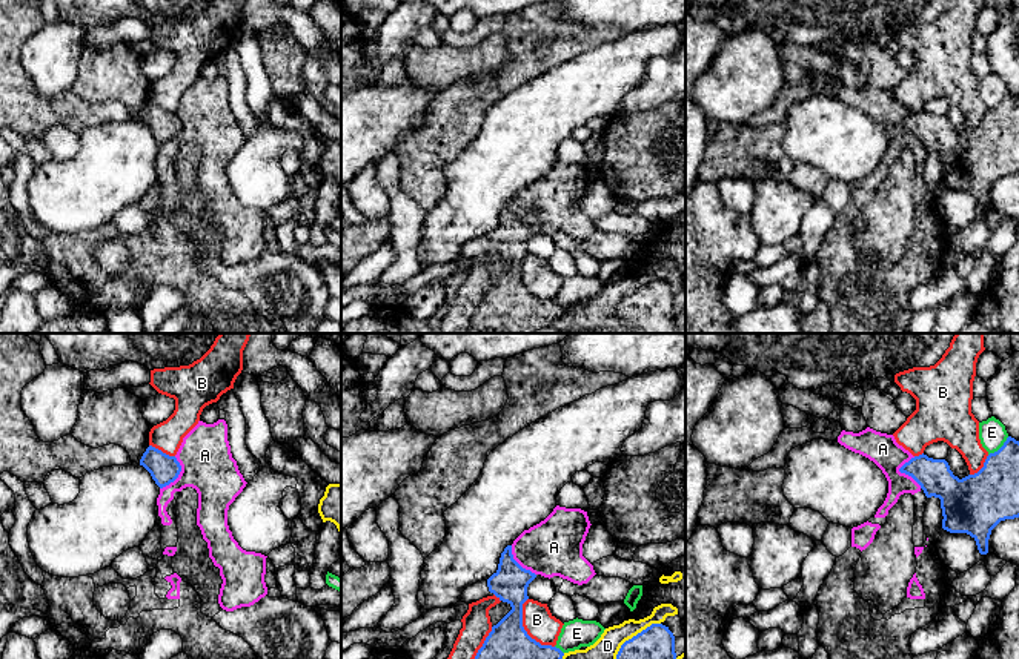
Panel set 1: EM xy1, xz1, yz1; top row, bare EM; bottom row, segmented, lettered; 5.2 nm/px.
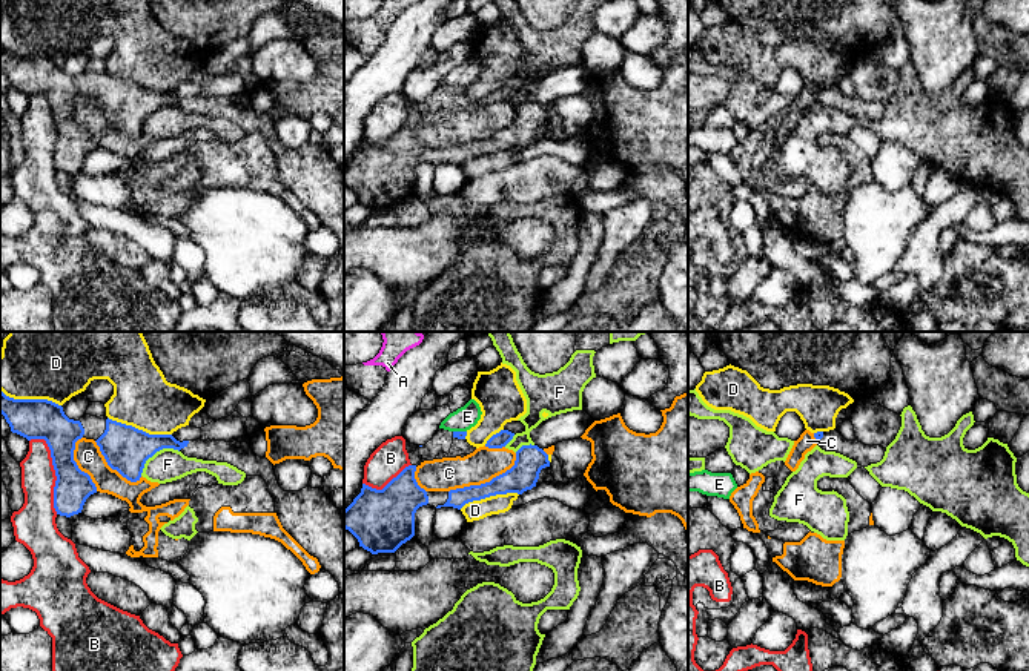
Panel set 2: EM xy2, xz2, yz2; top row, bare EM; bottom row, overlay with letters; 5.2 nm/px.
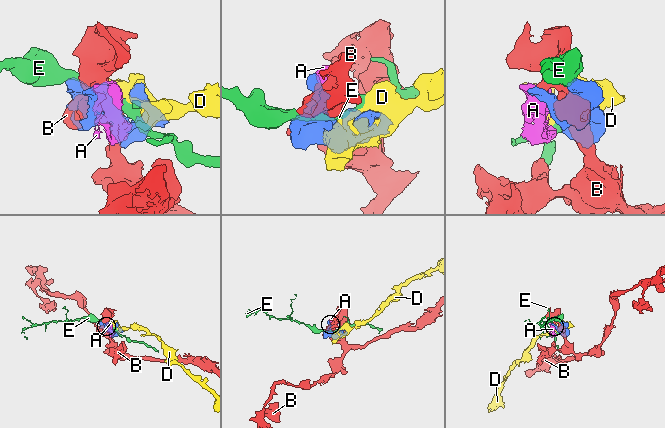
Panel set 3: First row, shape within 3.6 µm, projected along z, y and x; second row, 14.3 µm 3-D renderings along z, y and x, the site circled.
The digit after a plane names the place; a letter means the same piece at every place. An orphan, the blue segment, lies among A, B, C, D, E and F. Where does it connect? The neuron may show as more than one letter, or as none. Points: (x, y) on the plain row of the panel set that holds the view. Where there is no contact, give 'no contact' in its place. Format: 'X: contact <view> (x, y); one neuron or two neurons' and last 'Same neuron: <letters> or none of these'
A: contact yz1 (904, 128); two neurons
B: contact xy2 (54, 125); two neurons
C: contact xz2 (486, 138); two neurons
D: contact xz1 (624, 298); two neurons
E: contact yz1 (1001, 103); two neurons
F: contact xy2 (155, 108); two neurons
Same neuron: none of these

